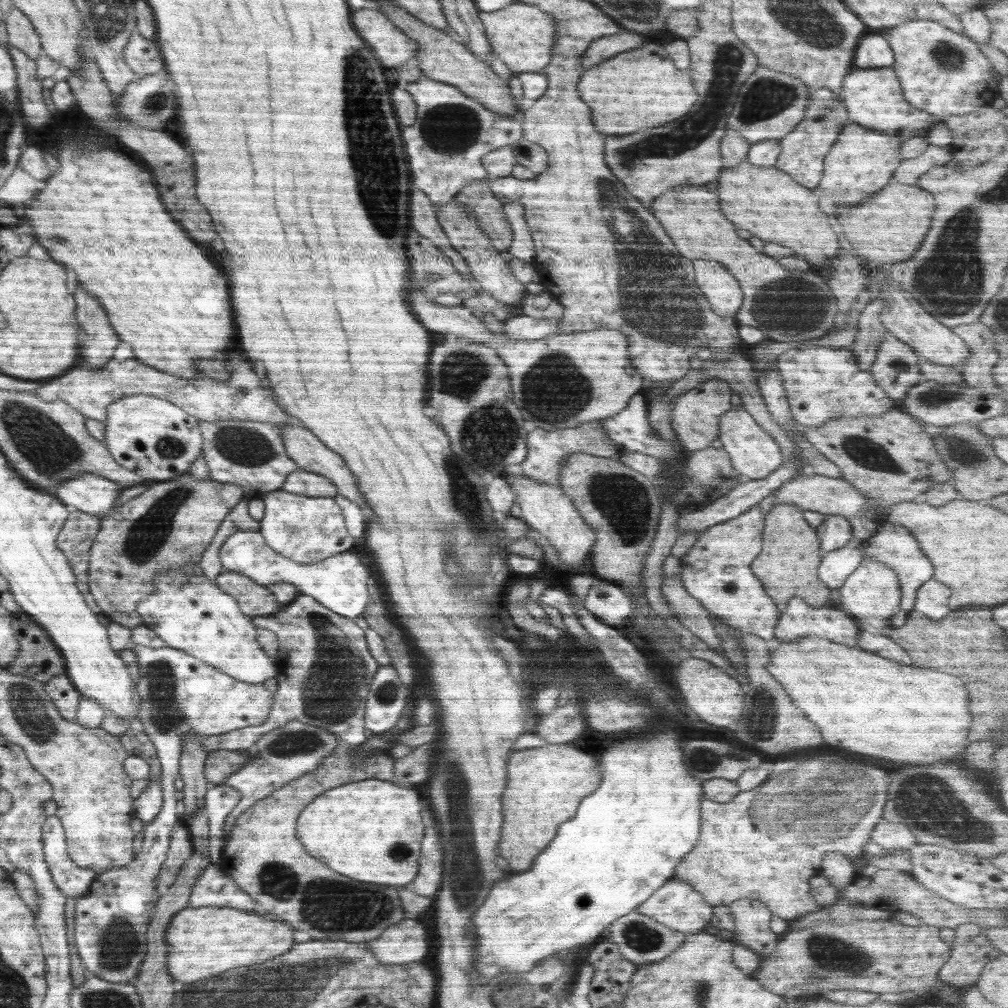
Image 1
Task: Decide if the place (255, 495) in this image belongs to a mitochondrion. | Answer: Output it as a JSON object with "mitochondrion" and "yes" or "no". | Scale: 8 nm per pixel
{"mitochondrion":"no"}

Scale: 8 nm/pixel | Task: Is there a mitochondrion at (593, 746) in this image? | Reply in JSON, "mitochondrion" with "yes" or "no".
{"mitochondrion":"no"}

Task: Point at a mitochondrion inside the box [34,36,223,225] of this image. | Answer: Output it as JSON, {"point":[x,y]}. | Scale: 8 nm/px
{"point":[154,105]}

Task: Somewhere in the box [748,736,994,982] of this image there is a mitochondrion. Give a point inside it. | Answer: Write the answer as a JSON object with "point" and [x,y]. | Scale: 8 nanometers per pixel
{"point":[830,954]}

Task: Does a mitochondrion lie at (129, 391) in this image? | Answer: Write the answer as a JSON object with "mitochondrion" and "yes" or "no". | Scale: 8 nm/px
{"mitochondrion":"no"}

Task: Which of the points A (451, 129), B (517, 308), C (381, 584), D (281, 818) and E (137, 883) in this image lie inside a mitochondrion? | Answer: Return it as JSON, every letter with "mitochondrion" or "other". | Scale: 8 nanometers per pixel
{"A":"mitochondrion","B":"other","C":"other","D":"other","E":"other"}

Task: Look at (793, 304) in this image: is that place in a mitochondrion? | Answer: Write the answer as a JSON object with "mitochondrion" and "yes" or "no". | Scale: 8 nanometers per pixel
{"mitochondrion":"yes"}

